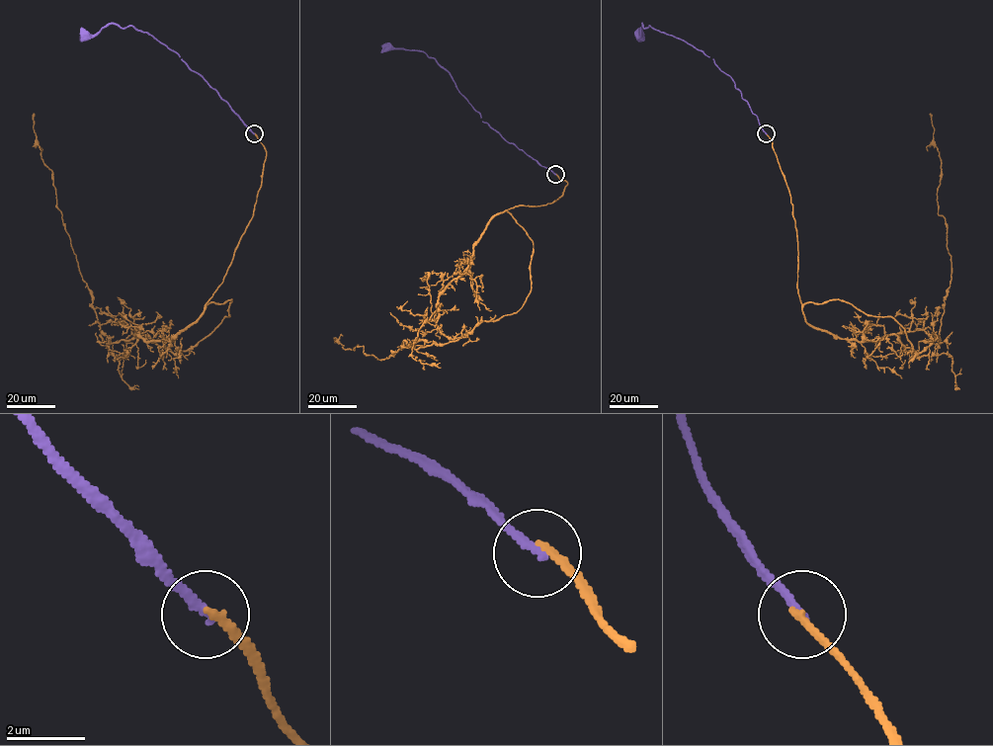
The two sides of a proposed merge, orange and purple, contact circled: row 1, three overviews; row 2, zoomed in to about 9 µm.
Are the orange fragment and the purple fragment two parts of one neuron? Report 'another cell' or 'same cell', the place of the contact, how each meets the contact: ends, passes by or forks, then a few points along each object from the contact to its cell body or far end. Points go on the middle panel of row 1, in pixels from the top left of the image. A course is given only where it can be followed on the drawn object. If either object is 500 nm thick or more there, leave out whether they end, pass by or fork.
another cell; at (555, 174); orange ends there; purple ends there; orange runs (555, 174), (566, 182), (562, 195), (497, 213), (439, 296), (436, 326), (458, 339), (378, 360), (335, 337); purple runs (554, 174), (483, 123), (451, 75), (433, 58), (417, 50), (386, 47)

